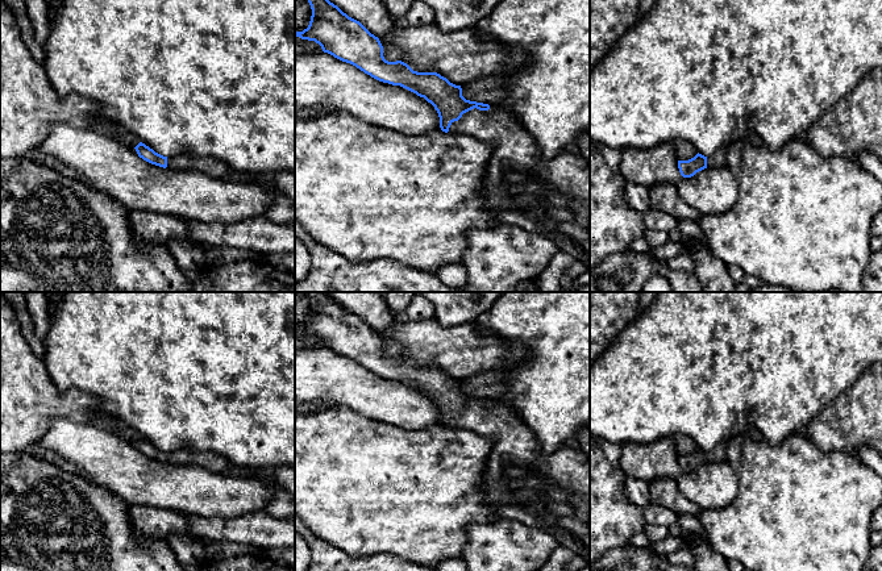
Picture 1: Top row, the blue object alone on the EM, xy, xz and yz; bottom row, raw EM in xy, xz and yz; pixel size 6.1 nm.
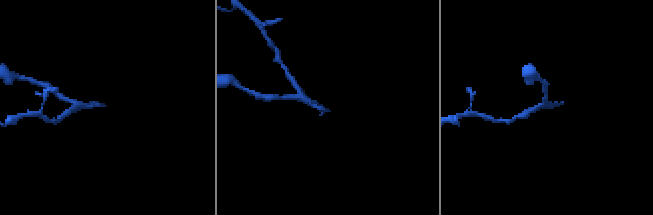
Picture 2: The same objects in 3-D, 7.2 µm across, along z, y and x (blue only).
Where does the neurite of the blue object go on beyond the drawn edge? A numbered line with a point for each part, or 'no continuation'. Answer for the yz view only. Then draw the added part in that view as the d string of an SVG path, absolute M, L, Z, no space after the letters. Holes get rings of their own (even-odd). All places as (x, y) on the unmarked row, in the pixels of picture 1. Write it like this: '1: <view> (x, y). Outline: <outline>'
1: yz (719, 454). Outline: M720 443L713 450L707 451L707 463L712 462L727 462L727 443Z

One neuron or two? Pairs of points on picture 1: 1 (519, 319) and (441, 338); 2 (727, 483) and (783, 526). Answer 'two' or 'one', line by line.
1: two
2: two

